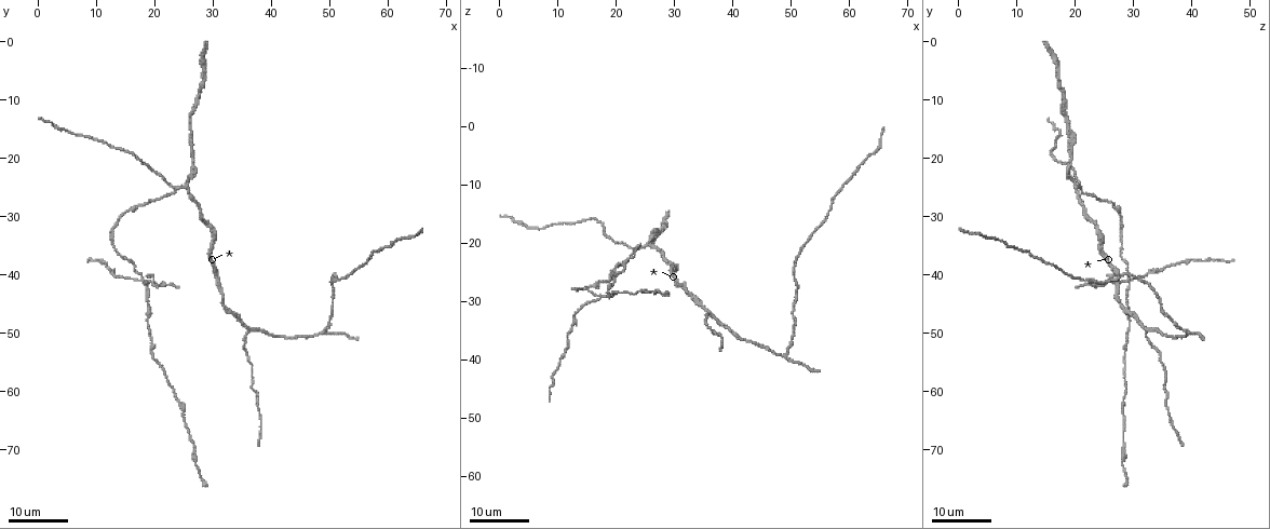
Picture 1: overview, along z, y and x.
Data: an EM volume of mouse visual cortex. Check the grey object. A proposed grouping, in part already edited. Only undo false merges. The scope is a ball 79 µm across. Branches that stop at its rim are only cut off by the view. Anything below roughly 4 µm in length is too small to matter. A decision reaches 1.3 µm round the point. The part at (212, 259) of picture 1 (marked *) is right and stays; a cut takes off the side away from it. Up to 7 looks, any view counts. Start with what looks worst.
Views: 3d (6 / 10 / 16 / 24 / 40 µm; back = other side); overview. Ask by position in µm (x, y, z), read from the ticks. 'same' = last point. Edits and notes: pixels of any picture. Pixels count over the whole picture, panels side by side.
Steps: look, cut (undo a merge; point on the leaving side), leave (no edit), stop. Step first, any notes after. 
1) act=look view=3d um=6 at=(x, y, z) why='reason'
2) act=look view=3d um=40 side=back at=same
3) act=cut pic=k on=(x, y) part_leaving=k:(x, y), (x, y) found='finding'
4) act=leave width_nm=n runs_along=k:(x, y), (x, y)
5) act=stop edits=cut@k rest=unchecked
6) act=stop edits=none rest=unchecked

act=look view=3d um=24 at=(18.0, 41.0, 29.5) why='four arms meet'

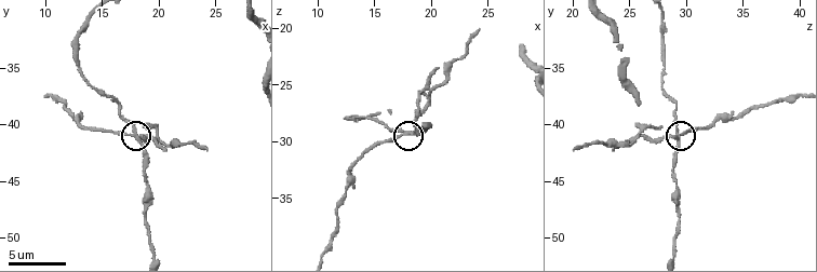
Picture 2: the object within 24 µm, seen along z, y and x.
act=look view=3d um=10 at=(17.8, 41.0, 29.4)

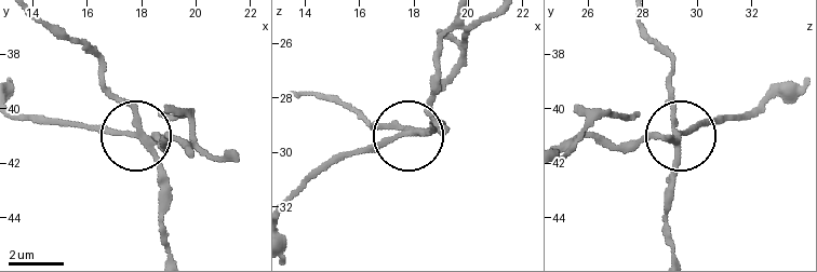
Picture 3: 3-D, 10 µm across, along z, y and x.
act=cut pic=3 on=(433, 96) width_nm=210 part_leaving=3:(413, 133), (338, 157), (290, 203) found='a second neuron is stuck on'

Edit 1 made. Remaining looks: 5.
act=look view=3d um=24 at=(36.0, 49.0, 32.5) why='three arms meet'

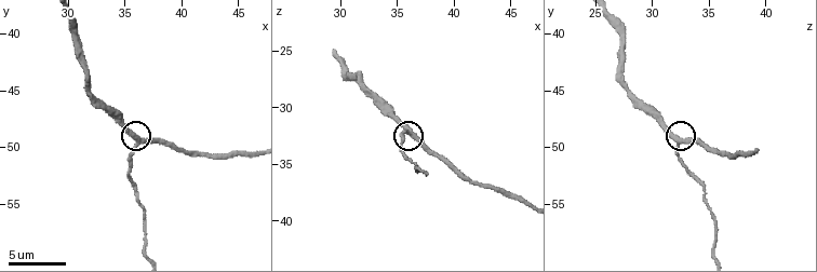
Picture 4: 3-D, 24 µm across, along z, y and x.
act=look view=3d um=10 at=(36.4, 49.6, 32.6)

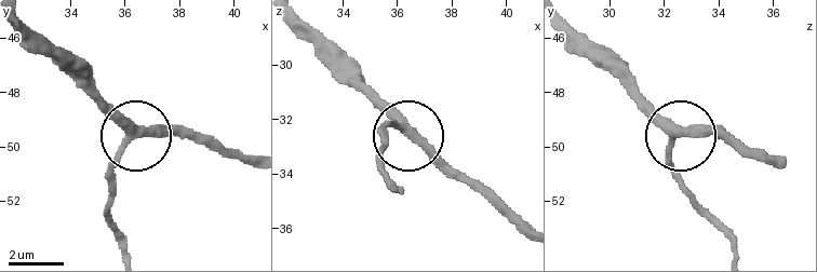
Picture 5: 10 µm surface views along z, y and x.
act=leave runs_along=5:(563, 18), (674, 131), (668, 158), (682, 191) found='continuous, no second neuron'

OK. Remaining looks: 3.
act=look view=3d um=16 at=(49.5, 50.0, 40.0) why='three-way junction'

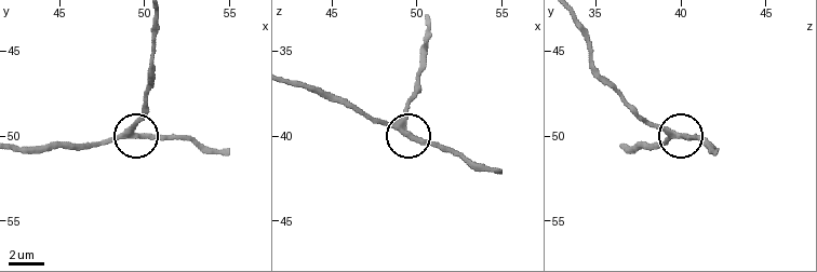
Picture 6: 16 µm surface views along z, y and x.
act=look view=3d um=6 at=(49.2, 49.8, 39.6)

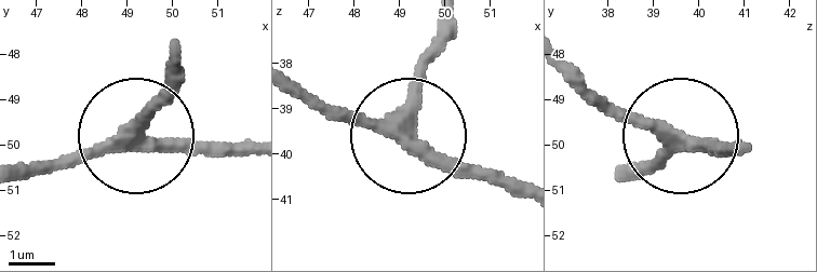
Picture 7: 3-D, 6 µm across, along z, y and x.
act=leave width_nm=310 runs_along=7:(23, 176), (69, 152), (228, 141) found='all the same neuron'

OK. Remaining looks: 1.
act=stop edits=cut@3 rest=unchecked

